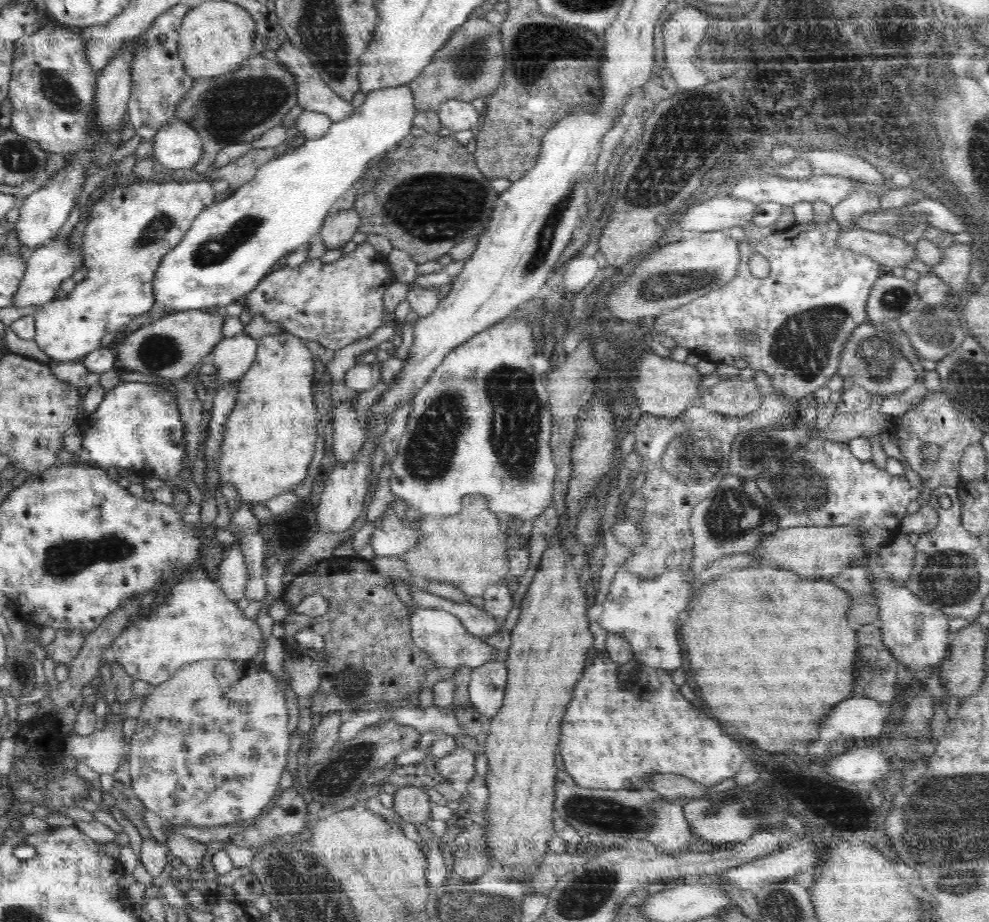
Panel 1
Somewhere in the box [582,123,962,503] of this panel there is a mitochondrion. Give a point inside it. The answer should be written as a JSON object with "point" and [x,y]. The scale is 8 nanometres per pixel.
{"point":[666,166]}

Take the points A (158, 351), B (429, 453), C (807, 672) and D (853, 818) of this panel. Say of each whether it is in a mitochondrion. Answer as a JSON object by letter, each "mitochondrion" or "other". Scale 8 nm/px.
{"A":"mitochondrion","B":"mitochondrion","C":"other","D":"mitochondrion"}

